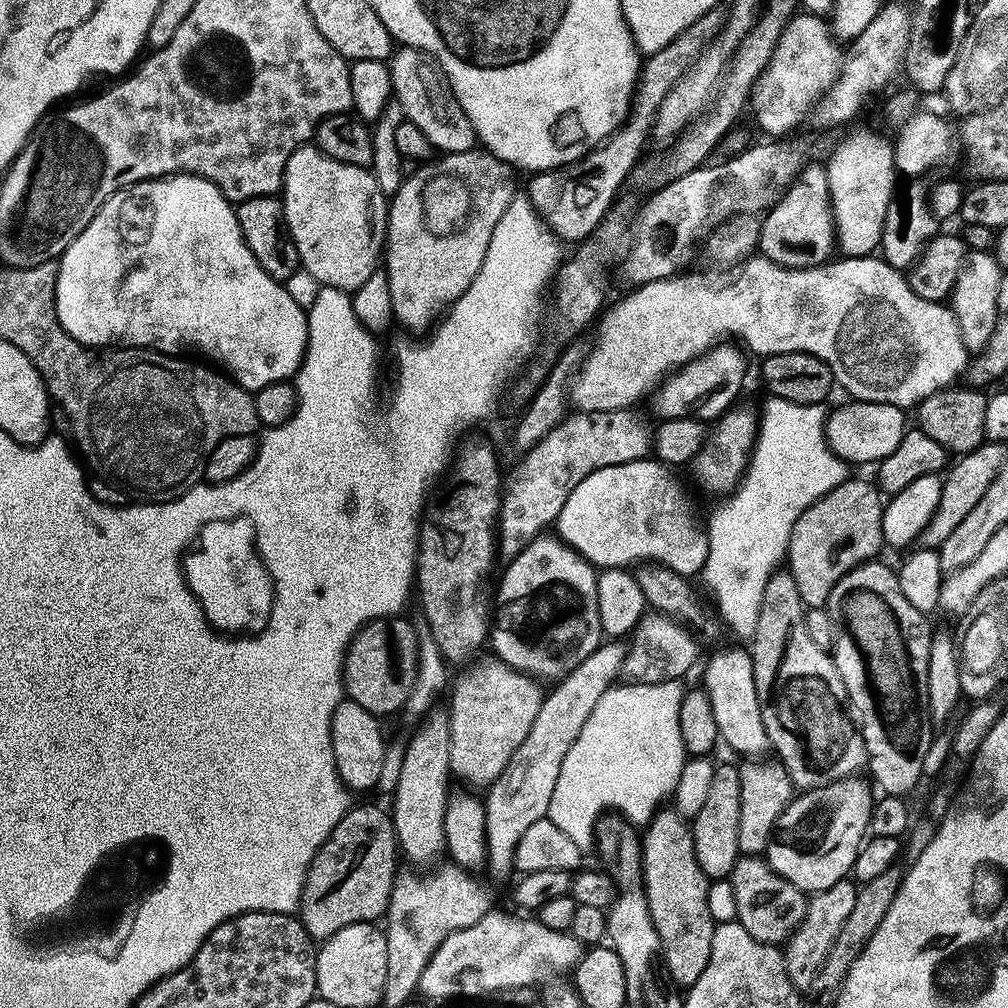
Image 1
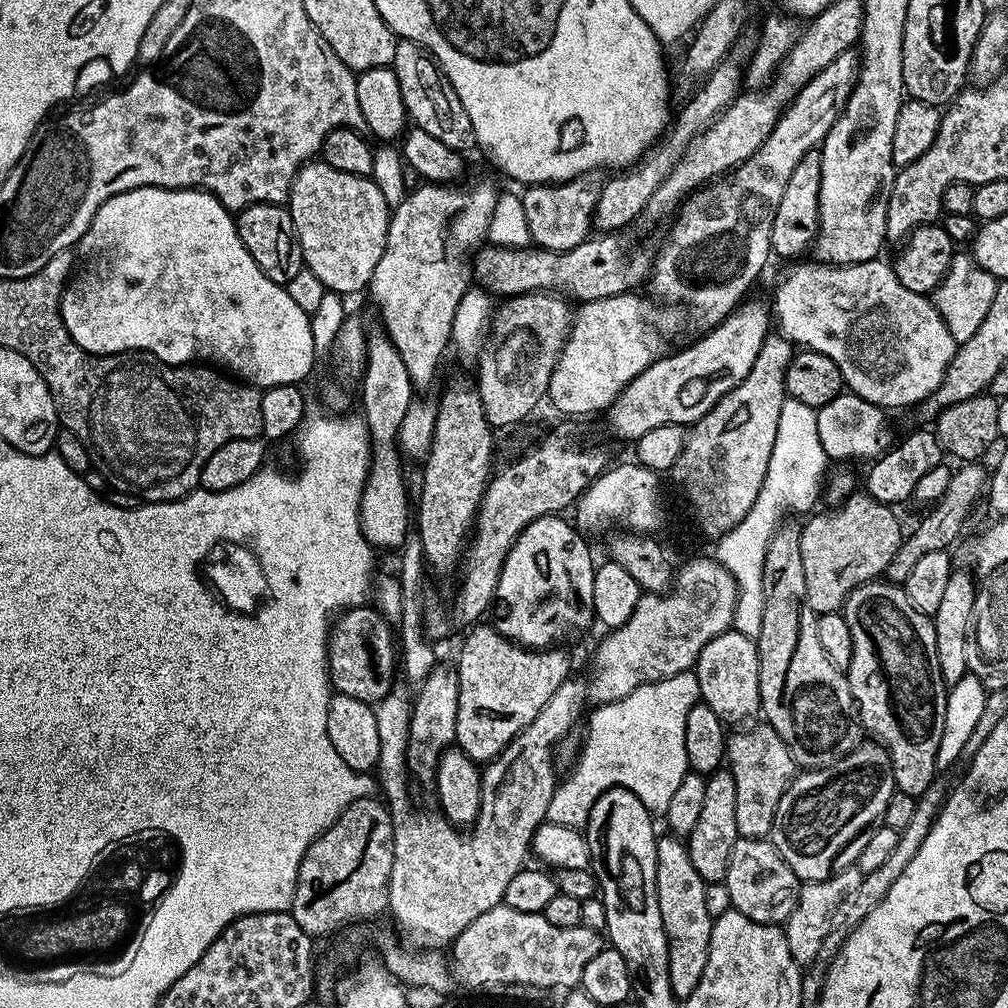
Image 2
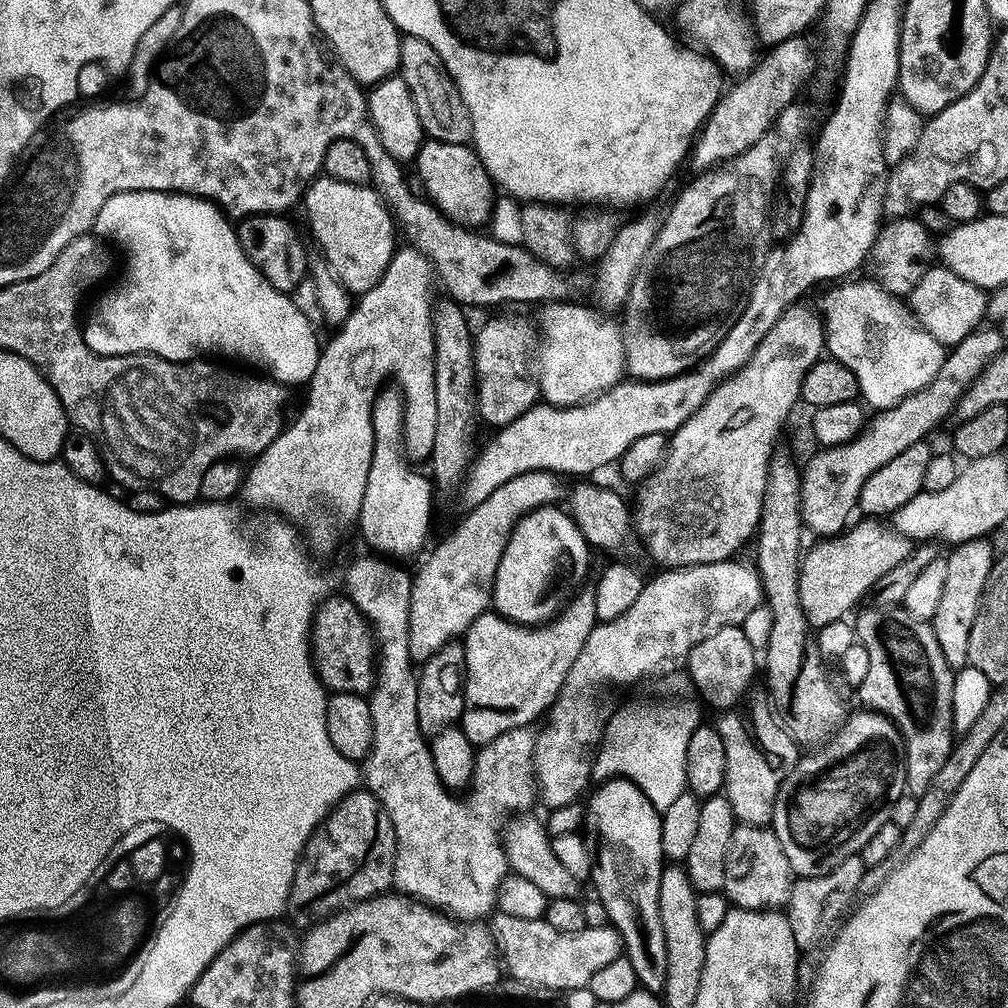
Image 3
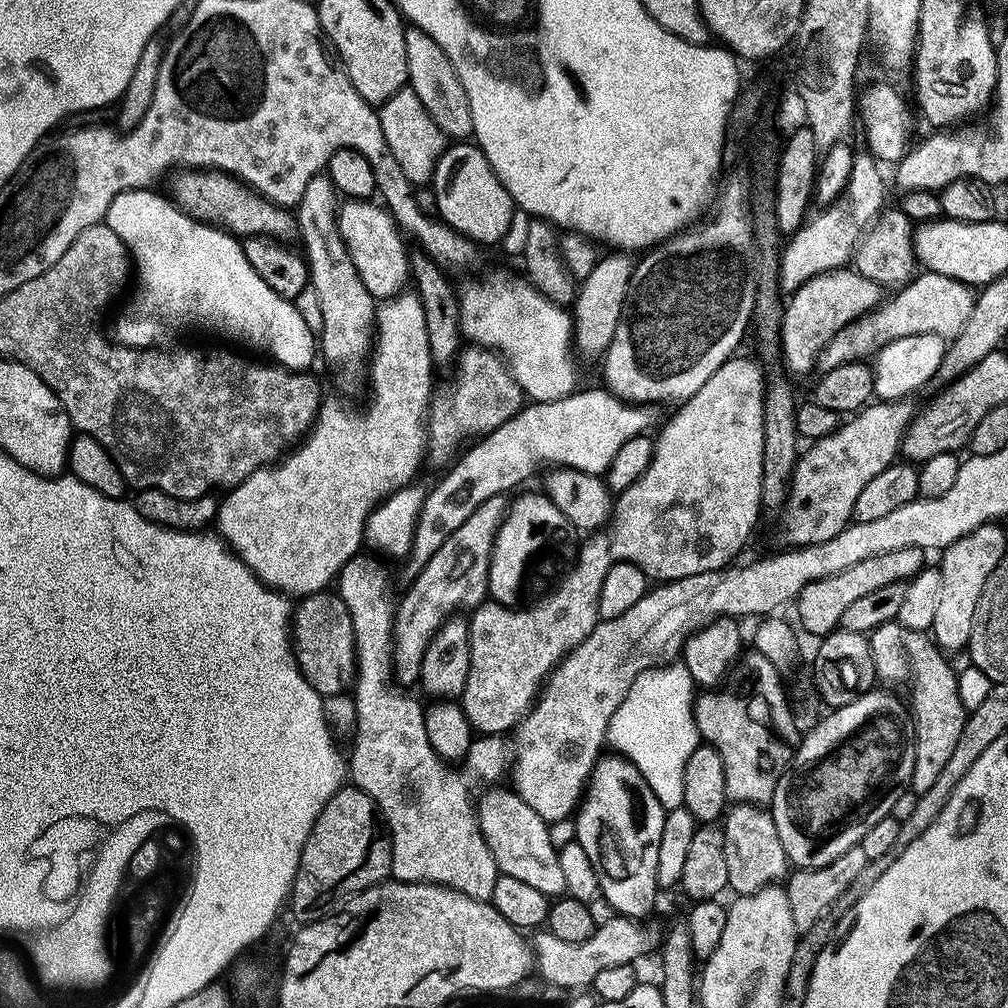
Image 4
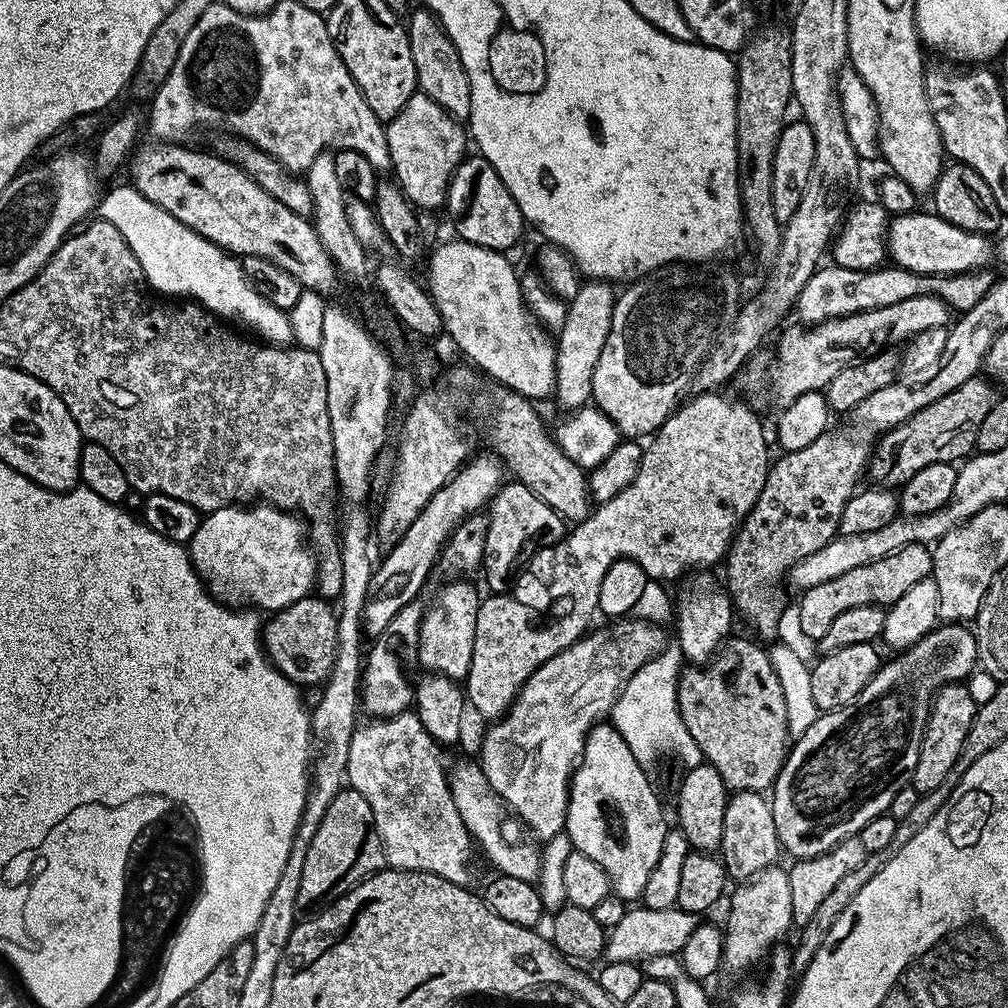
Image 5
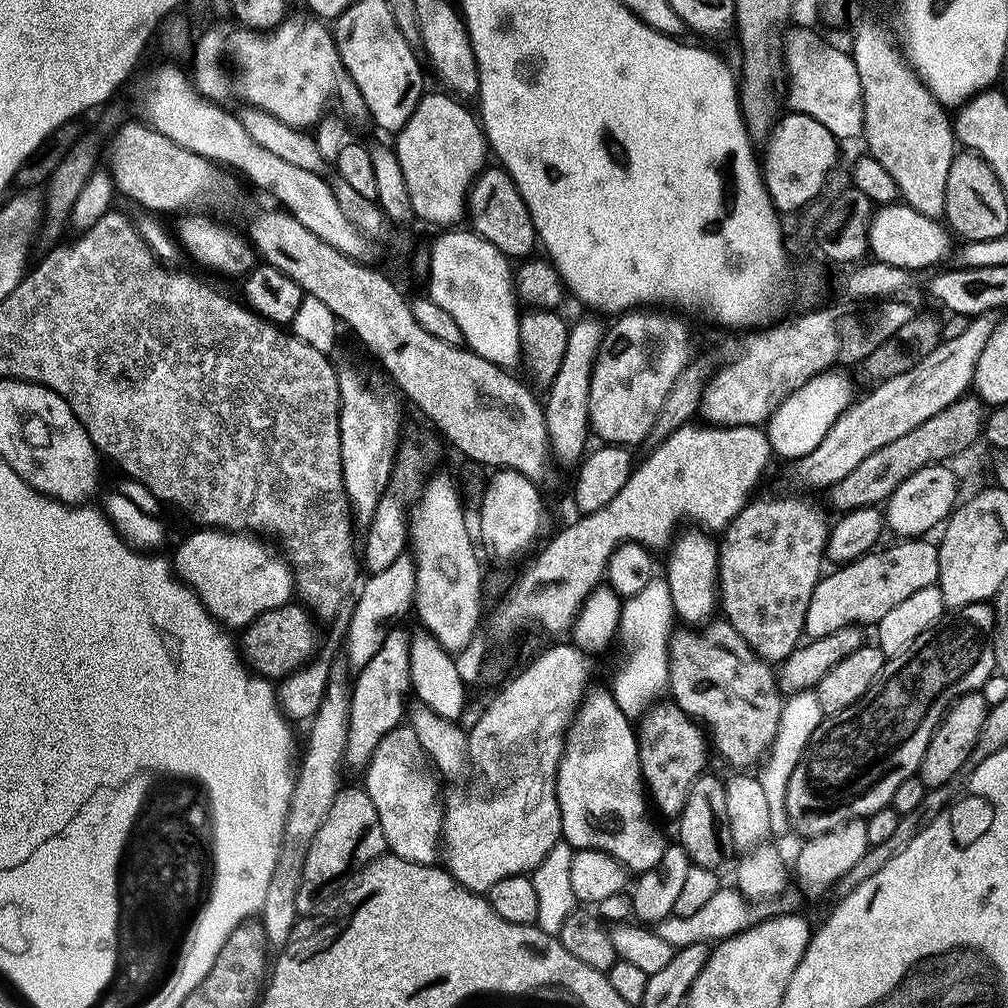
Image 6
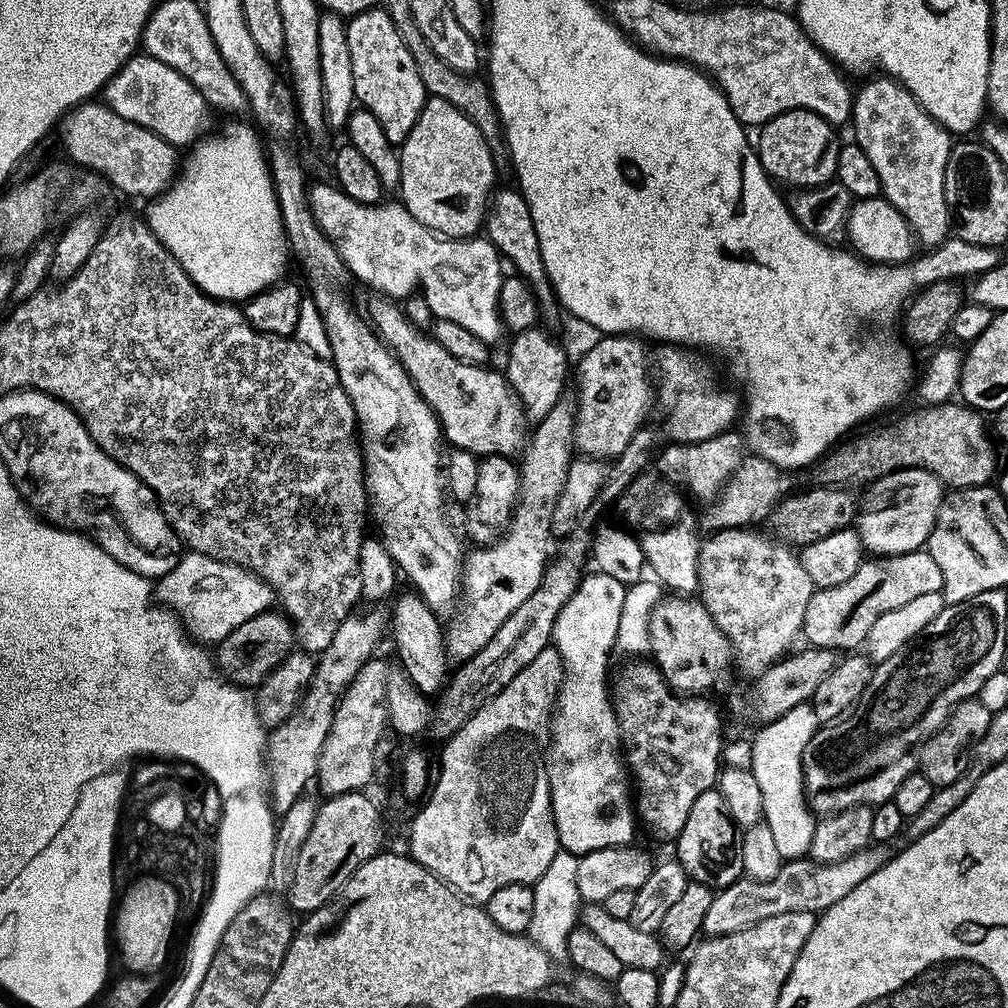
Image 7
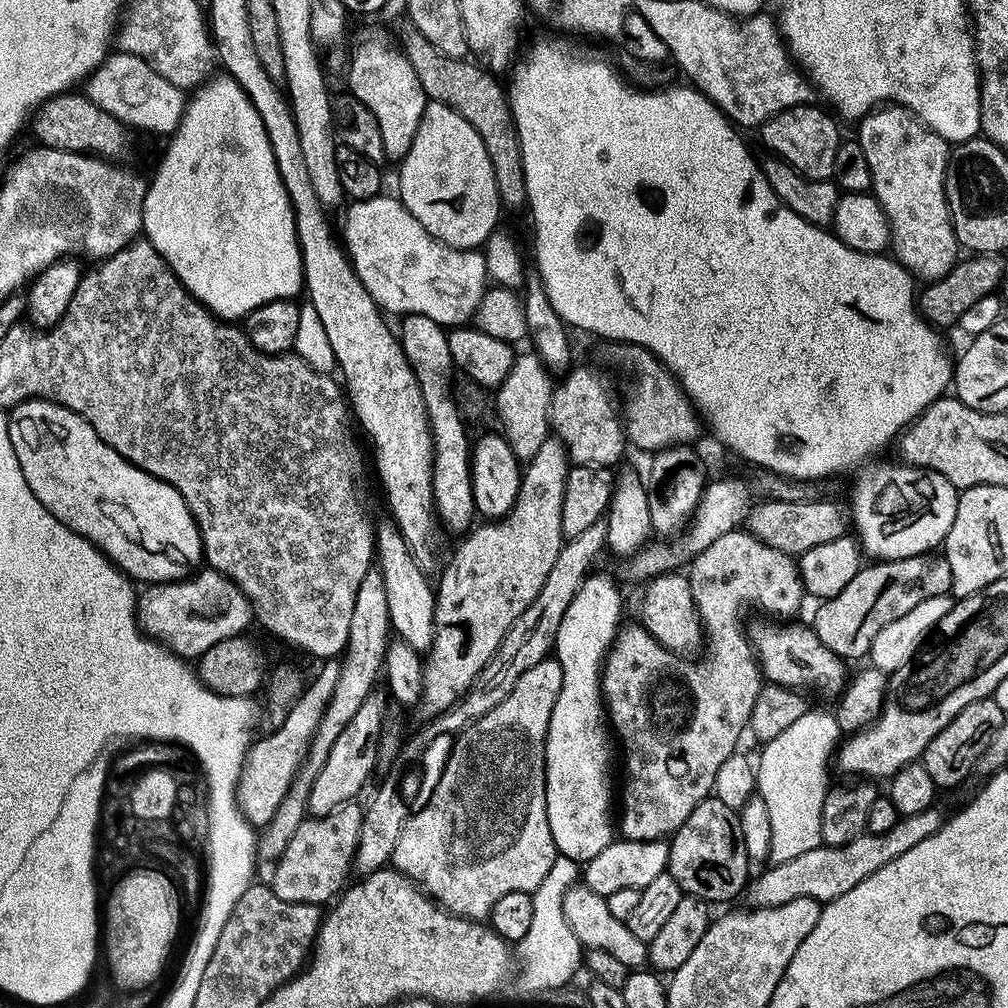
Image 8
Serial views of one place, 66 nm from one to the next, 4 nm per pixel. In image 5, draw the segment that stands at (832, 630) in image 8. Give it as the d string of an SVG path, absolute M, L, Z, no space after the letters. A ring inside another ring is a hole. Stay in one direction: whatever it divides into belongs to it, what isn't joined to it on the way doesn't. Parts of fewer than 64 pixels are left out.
M911 544L881 560L872 560L866 566L858 566L854 570L846 570L838 578L830 582L822 582L813 588L803 589L800 600L800 632L809 636L812 642L819 642L822 634L830 630L834 618L845 610L854 610L854 606L879 604L891 606L910 586L918 586L918 582L929 579L932 575L932 548L927 544Z

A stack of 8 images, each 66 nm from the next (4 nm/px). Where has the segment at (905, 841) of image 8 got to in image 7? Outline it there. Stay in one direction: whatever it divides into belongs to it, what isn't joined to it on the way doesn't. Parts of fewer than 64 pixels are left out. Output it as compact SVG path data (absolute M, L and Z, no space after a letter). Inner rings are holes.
M869 846L852 852L846 858L835 860L829 864L819 863L811 858L792 858L781 863L778 874L769 880L750 880L741 878L730 886L719 889L710 902L710 910L706 910L706 918L702 929L705 937L725 936L738 930L744 930L762 922L766 918L774 918L774 914L786 912L824 912L834 902L846 898L850 890L854 890L870 874L874 874L890 859L890 852L884 846Z

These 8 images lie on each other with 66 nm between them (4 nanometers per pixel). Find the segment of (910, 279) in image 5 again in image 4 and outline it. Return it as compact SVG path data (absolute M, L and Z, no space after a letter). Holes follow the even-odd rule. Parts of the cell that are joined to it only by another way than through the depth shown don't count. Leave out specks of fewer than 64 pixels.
M848 266L835 268L832 272L823 272L807 280L797 292L791 293L787 297L782 308L783 320L780 326L779 351L782 353L782 360L788 363L789 370L792 372L813 371L814 365L817 363L817 356L827 346L832 336L853 320L858 319L859 316L878 308L882 304L885 294L885 289L880 284L864 278Z

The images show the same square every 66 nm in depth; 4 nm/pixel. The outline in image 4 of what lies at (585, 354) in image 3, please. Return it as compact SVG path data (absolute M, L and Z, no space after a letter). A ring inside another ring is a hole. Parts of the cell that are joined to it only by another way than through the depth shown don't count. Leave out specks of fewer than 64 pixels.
M492 272L489 276L482 277L480 284L474 285L473 288L459 289L458 307L463 339L499 353L529 401L541 404L561 400L572 395L578 388L576 364L572 361L572 354L574 356L572 317L567 307L552 303L536 291L527 279L519 279L511 280L500 272Z

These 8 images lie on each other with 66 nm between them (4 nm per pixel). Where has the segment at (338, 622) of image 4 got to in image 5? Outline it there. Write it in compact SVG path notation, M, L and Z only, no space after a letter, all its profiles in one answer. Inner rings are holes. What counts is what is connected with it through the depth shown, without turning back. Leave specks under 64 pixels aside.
M309 594L275 613L263 625L262 643L269 661L287 680L297 686L323 685L334 666L338 650L338 612L327 599L319 594Z

